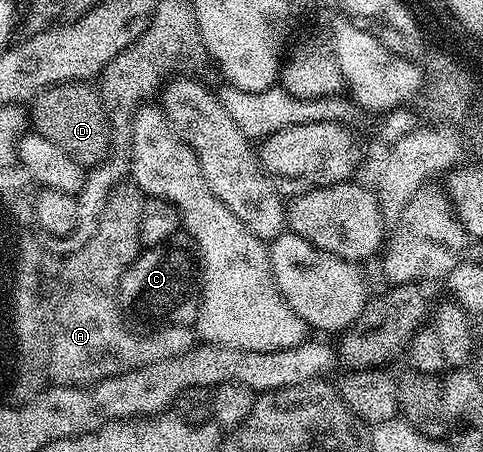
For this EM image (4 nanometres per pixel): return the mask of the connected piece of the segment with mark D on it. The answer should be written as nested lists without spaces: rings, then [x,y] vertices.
[[[69,81],[62,85],[52,85],[35,98],[30,105],[30,121],[35,132],[50,139],[57,147],[62,147],[71,159],[83,167],[99,165],[109,156],[112,148],[112,128],[100,94],[91,84]]]

